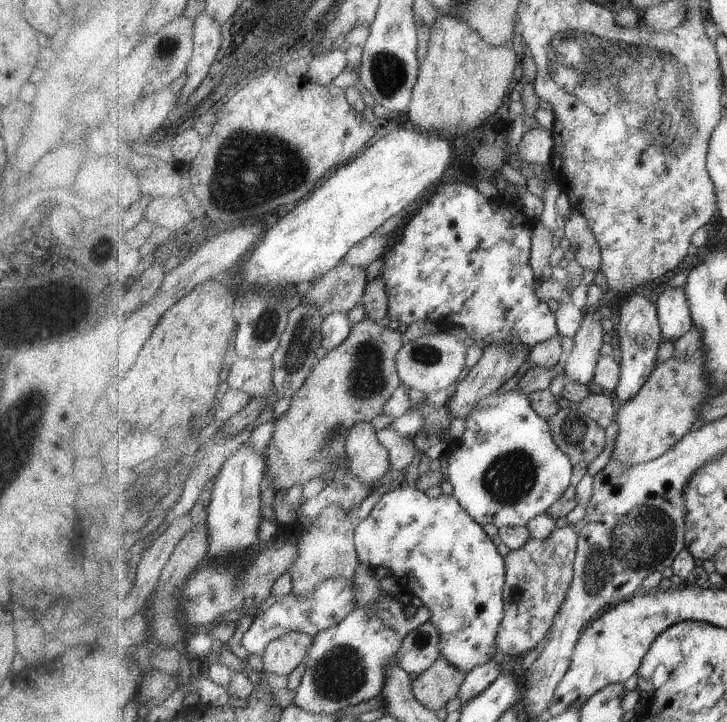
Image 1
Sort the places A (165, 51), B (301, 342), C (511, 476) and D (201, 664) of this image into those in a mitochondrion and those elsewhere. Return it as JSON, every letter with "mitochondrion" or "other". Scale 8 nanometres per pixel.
{"A":"mitochondrion","B":"mitochondrion","C":"mitochondrion","D":"other"}

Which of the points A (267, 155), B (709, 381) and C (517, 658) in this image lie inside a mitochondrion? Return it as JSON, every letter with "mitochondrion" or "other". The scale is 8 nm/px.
{"A":"mitochondrion","B":"other","C":"other"}

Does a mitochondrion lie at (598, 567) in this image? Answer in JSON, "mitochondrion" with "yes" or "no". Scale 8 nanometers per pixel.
{"mitochondrion":"yes"}

